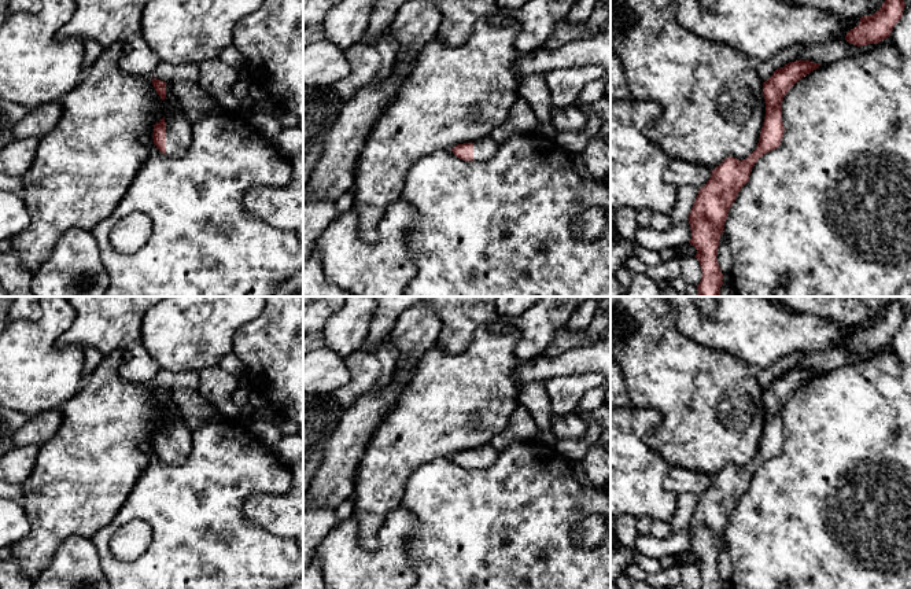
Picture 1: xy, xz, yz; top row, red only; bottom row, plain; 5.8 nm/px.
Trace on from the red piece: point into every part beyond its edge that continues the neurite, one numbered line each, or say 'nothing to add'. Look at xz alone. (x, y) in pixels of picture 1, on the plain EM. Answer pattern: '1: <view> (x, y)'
1: xz (484, 456)

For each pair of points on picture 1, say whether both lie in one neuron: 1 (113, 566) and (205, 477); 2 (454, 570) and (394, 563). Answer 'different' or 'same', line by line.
1: same
2: different

